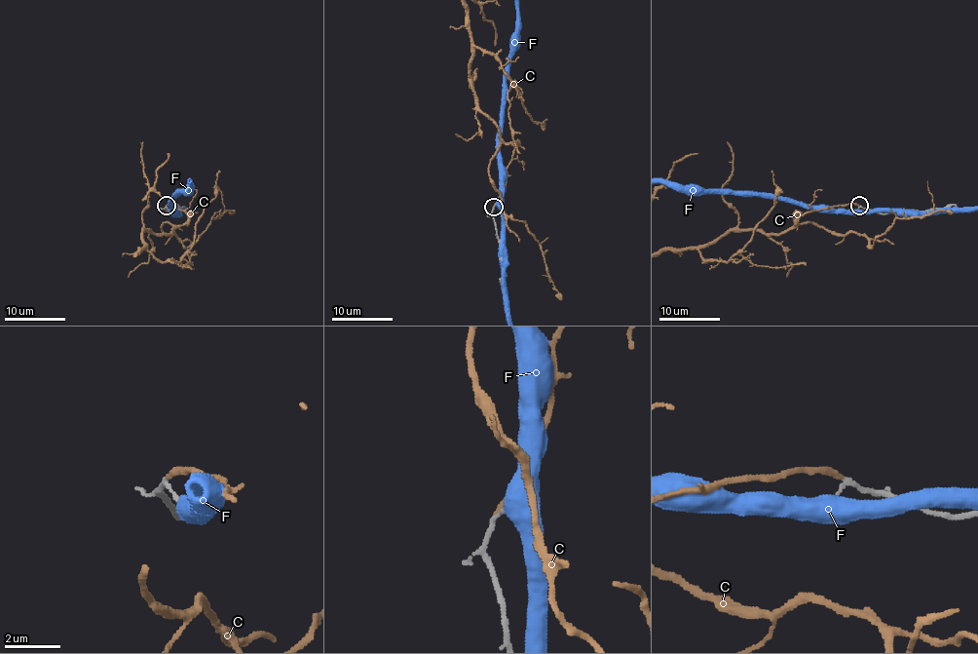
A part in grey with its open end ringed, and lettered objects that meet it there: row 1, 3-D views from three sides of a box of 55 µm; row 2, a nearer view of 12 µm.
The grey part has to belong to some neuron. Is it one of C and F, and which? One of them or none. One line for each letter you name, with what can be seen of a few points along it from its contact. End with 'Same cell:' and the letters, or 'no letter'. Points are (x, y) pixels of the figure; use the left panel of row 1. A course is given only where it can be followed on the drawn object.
Same cell: C

